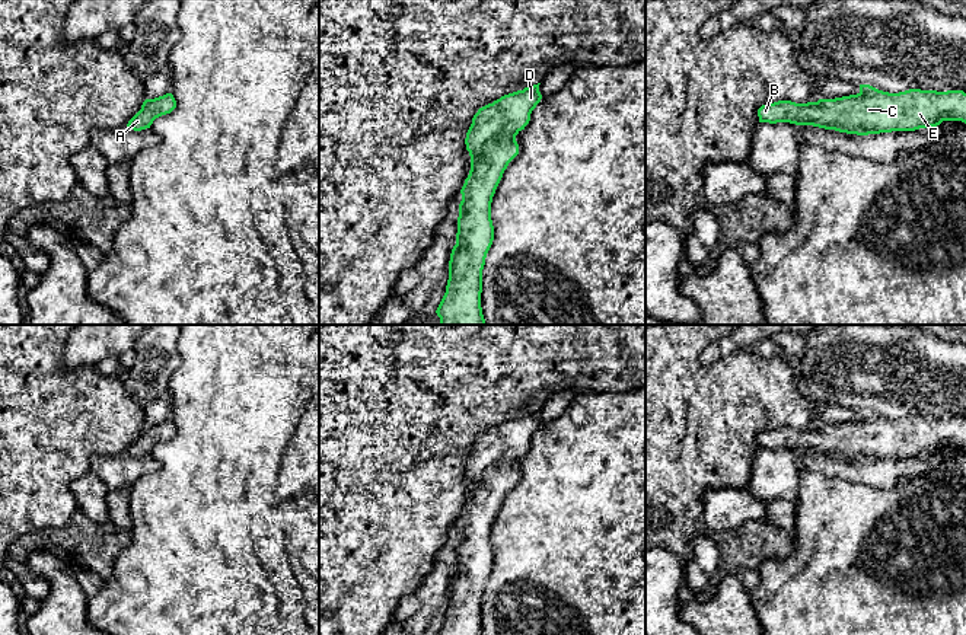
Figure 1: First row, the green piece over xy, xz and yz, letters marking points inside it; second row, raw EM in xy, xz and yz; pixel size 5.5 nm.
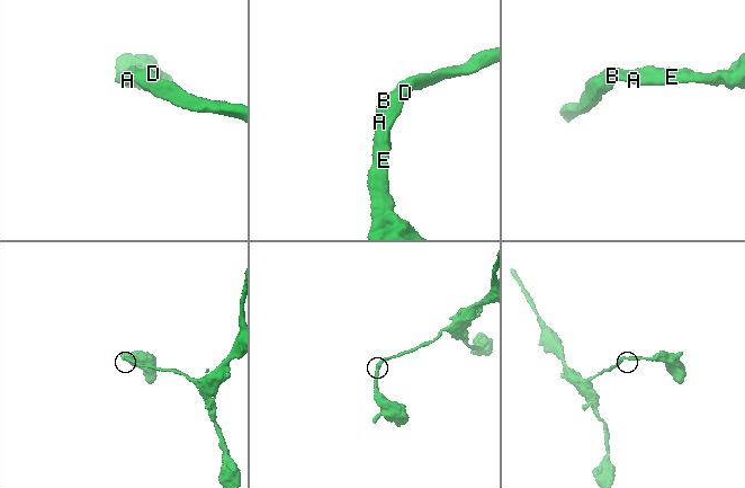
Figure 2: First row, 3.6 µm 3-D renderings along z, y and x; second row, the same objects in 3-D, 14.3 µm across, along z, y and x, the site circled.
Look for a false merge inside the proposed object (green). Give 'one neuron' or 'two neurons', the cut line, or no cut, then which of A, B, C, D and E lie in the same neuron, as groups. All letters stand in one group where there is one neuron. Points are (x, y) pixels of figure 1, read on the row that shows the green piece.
one neuron; no cut; A B C D E

